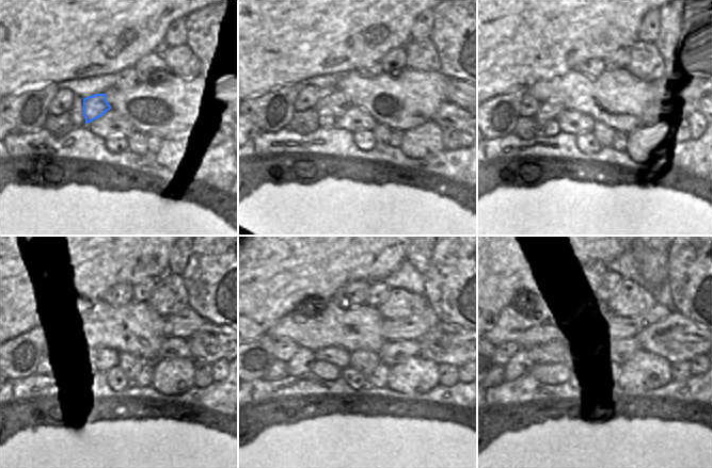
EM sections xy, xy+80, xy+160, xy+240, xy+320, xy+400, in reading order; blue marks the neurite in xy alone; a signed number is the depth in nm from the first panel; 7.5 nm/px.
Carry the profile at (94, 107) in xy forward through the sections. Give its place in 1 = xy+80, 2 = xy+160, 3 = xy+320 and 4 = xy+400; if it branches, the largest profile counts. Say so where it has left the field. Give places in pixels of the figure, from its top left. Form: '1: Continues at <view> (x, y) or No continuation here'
1: Continues at xy+80 (334, 105)
2: Continues at xy+160 (547, 117)
3: Continues at xy+320 (302, 360)
4: Continues at xy+400 (521, 364).

